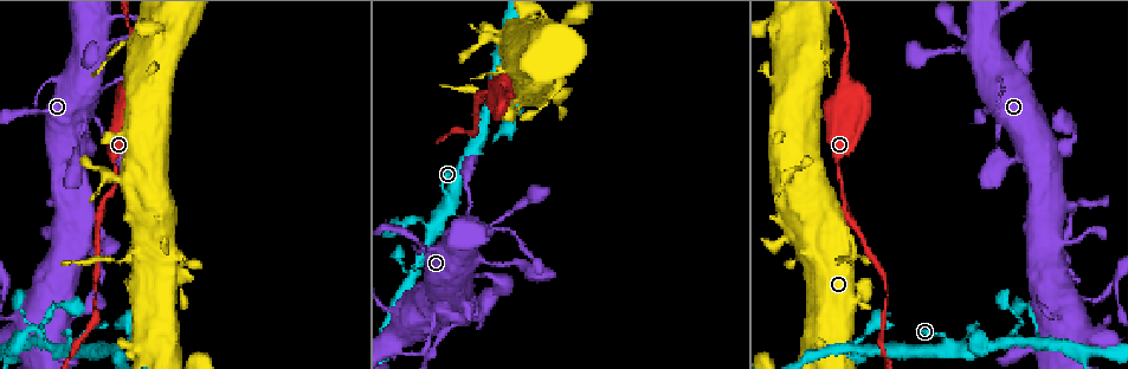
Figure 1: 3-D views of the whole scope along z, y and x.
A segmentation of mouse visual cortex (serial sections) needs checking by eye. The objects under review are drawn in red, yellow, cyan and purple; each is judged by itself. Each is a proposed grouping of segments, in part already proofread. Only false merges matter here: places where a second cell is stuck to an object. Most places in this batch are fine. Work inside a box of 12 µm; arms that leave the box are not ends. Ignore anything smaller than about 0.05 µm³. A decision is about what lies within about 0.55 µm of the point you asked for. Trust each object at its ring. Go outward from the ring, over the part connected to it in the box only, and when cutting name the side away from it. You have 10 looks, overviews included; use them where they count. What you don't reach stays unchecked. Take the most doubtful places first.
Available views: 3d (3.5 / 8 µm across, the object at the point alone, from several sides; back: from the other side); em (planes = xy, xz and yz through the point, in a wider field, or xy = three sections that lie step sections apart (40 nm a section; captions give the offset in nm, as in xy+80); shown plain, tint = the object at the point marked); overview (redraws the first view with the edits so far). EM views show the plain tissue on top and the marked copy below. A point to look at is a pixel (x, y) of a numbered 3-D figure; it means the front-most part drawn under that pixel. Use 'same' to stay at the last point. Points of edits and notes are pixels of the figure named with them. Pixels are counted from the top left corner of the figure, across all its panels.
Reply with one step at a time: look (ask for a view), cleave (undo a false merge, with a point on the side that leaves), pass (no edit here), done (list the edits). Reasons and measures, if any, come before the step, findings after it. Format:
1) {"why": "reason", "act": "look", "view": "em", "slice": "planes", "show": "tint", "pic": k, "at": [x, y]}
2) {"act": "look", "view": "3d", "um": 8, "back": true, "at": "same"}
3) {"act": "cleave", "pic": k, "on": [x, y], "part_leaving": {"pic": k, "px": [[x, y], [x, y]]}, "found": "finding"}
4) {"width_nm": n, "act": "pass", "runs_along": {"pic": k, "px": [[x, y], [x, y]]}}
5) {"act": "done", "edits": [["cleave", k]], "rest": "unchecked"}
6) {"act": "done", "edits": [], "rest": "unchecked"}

{"why": "sharp bend", "act": "look", "view": "3d", "um": 3.5, "pic": 1, "at": [473, 259]}

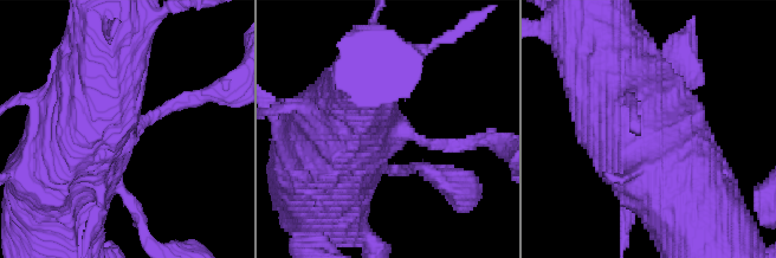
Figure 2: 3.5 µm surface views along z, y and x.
{"why": "shape alone is not enough", "act": "look", "view": "em", "slice": "planes", "show": "tint", "pic": 2, "at": [390, 128]}

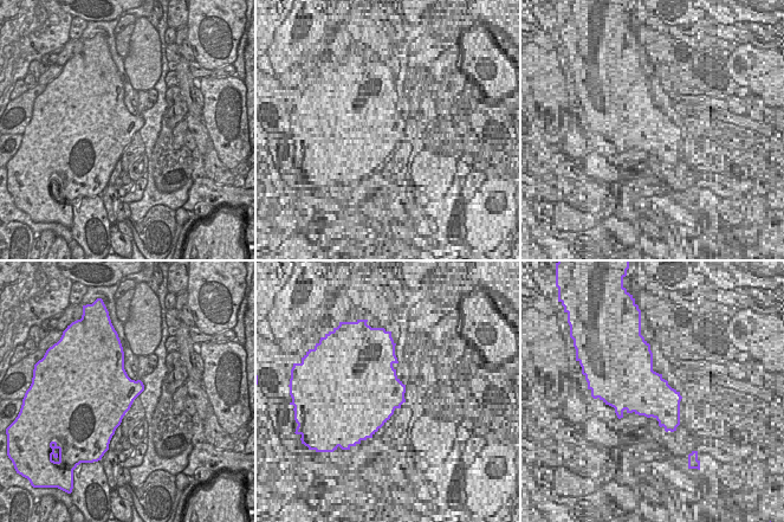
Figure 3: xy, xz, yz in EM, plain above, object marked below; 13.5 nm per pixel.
{"act": "pass", "found": "one cell here"}

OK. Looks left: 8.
{"why": "abrupt turn", "act": "look", "view": "3d", "um": 3.5, "pic": 1, "at": [845, 93]}

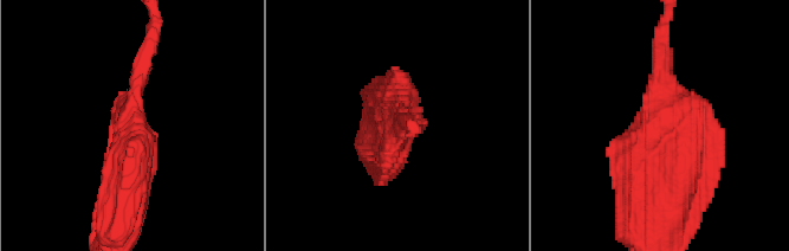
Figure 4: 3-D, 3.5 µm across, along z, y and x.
{"act": "look", "view": "em", "slice": "xy", "step": 5, "show": "tint", "pic": 4, "at": [393, 127]}

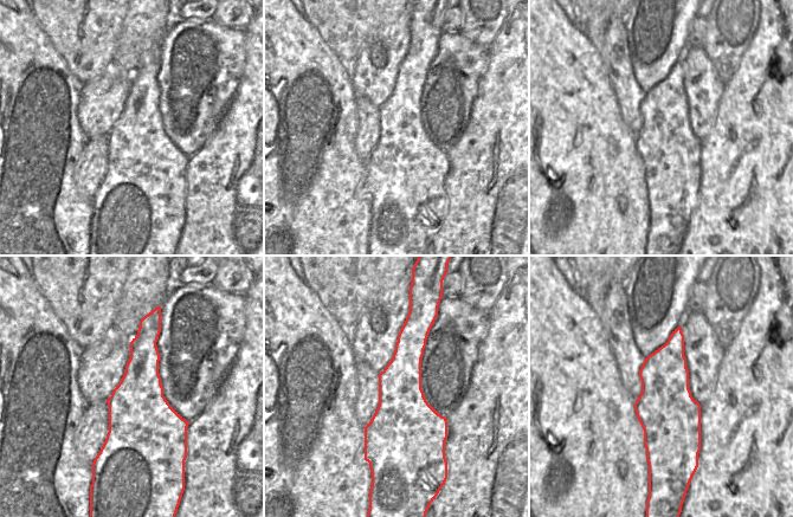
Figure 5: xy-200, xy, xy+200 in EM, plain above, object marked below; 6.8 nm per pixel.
{"why": "cut it another way", "act": "look", "view": "em", "slice": "xy", "step": 2, "show": "tint", "at": "same"}

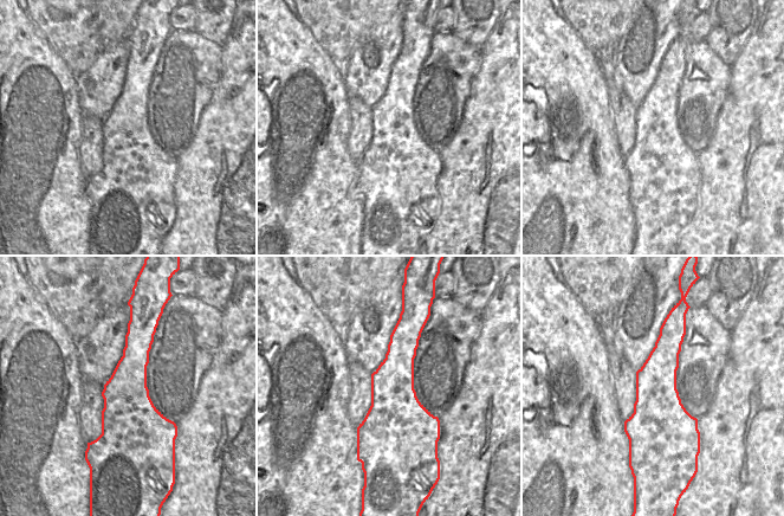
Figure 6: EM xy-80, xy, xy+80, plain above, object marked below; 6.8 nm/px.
{"act": "pass", "runs_along": {"pic": 4, "px": [[641, 211], [663, 62]]}, "found": "continuous, no second cell"}

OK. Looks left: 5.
{"why": "two arms in line, one across", "act": "look", "view": "3d", "um": 3.5, "pic": 1, "at": [1005, 341]}

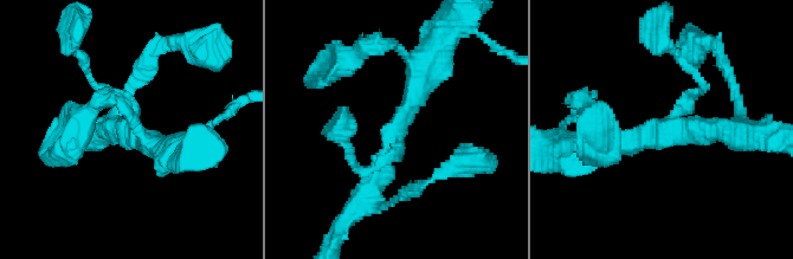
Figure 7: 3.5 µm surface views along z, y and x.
{"arms": 3, "arm_widths_nm": [150, 300, 350], "why": "shape alone is not enough", "act": "look", "view": "em", "slice": "xy", "step": 5, "show": "tint", "pic": 7, "at": [660, 131]}

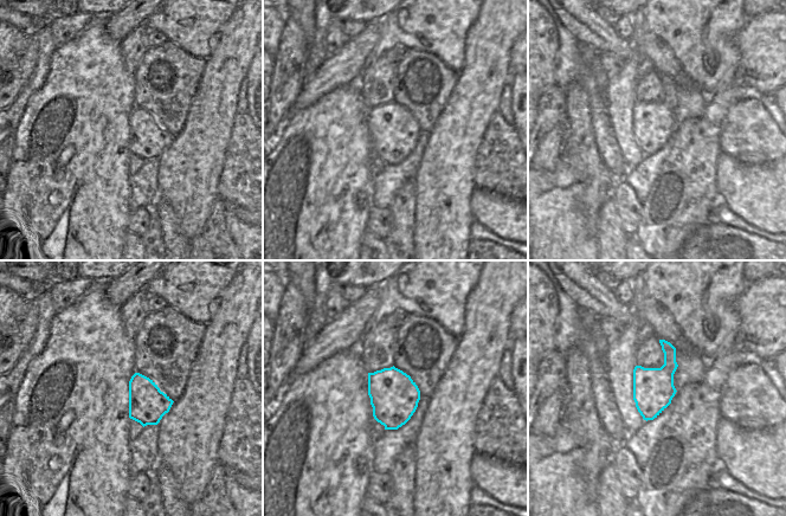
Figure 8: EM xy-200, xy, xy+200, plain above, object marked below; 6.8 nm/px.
{"act": "pass", "runs_along": {"pic": 7, "px": [[427, 60], [366, 196]]}, "found": "all the same cell"}

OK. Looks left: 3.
{"why": "calibre changes", "act": "look", "view": "3d", "um": 3.5, "pic": 1, "at": [95, 295]}

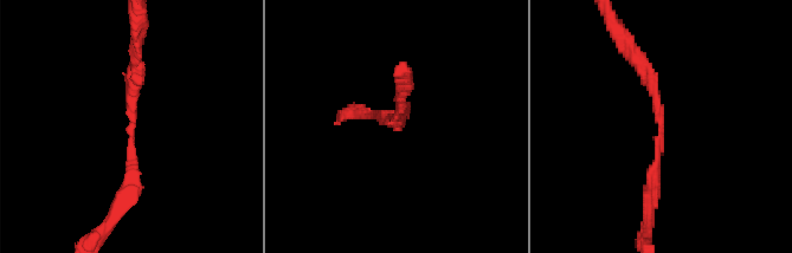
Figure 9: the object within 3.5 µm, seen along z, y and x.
{"act": "look", "view": "em", "slice": "xy", "step": 1, "show": "tint", "pic": 9, "at": [395, 128]}

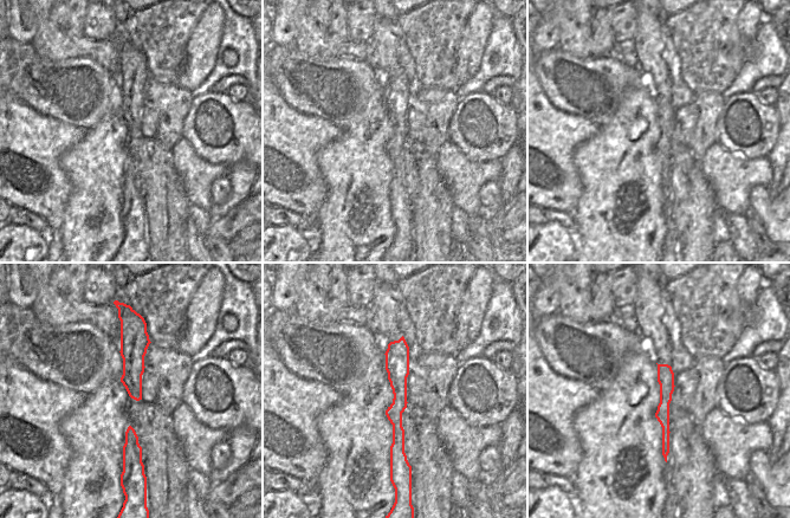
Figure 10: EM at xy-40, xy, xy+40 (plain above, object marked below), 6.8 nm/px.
{"act": "pass", "runs_along": {"pic": 9, "px": [[134, 58], [134, 185], [120, 211]]}, "found": "all the same cell"}

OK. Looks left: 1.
{"act": "done", "edits": [], "rest": "unchecked"}

